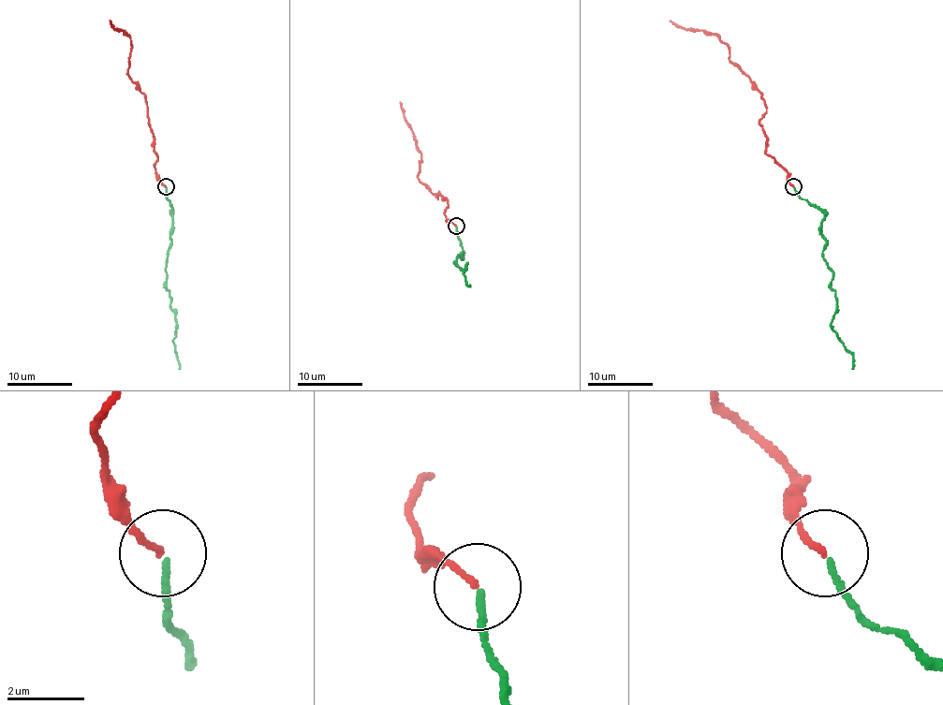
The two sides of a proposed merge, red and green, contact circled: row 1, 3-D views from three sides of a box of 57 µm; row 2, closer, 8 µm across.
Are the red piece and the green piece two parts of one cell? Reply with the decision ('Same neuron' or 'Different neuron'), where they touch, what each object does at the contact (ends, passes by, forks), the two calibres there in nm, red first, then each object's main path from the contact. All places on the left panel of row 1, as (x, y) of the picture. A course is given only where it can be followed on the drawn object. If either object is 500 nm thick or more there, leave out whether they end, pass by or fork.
Same neuron. Place: (166, 186). At the ring red ends. At the ring green ends. Thickness 150 nm (red) against 160 nm. Course of red: (165, 186), (155, 170), (154, 135), (144, 94), (127, 74), (131, 40), (123, 30), (113, 27), (110, 21). Course of green: (167, 186), (171, 234), (165, 287), (175, 314), (173, 340), (178, 369)

